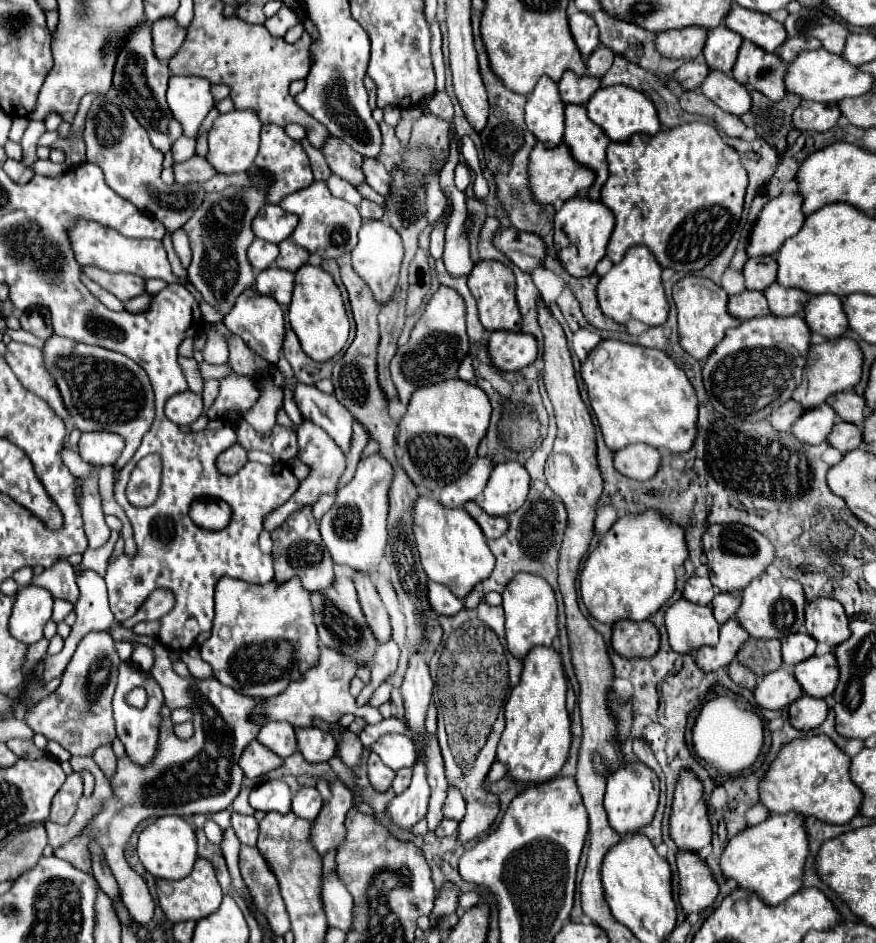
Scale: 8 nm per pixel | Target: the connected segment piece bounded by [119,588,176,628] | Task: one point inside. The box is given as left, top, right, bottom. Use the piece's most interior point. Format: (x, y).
(160, 602)

